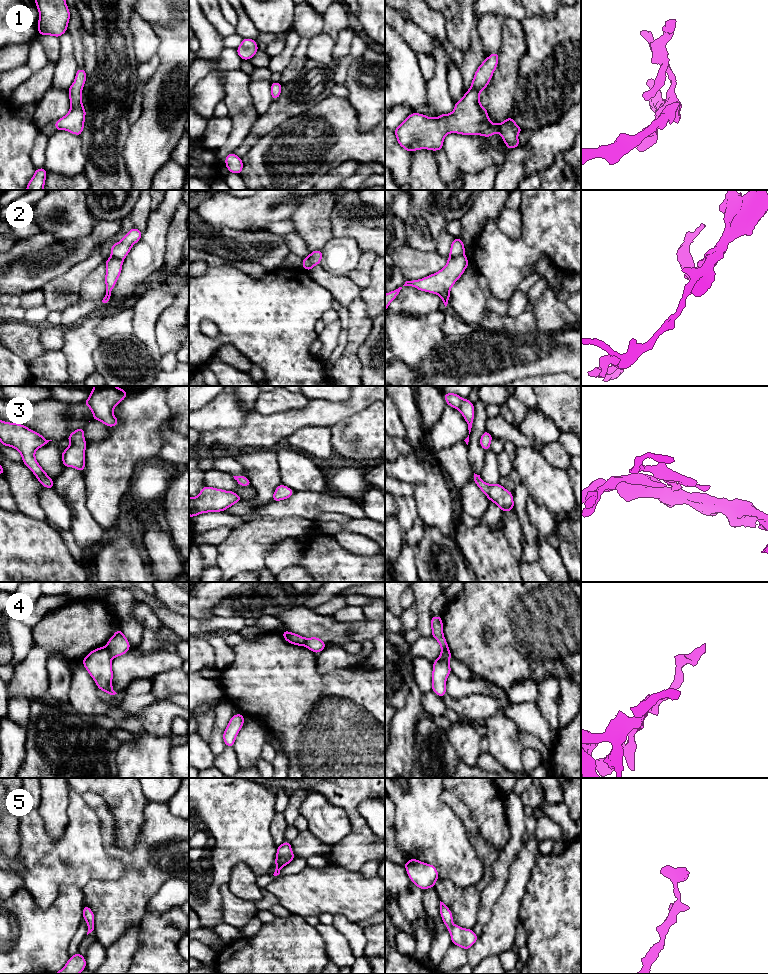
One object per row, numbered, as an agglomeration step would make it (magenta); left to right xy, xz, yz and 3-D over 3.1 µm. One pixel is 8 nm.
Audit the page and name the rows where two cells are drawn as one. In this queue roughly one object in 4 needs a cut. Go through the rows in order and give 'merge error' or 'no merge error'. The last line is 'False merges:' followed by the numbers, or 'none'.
1: no merge error
2: merge error
3: no merge error
4: merge error
5: no merge error
False merges: 2, 4

